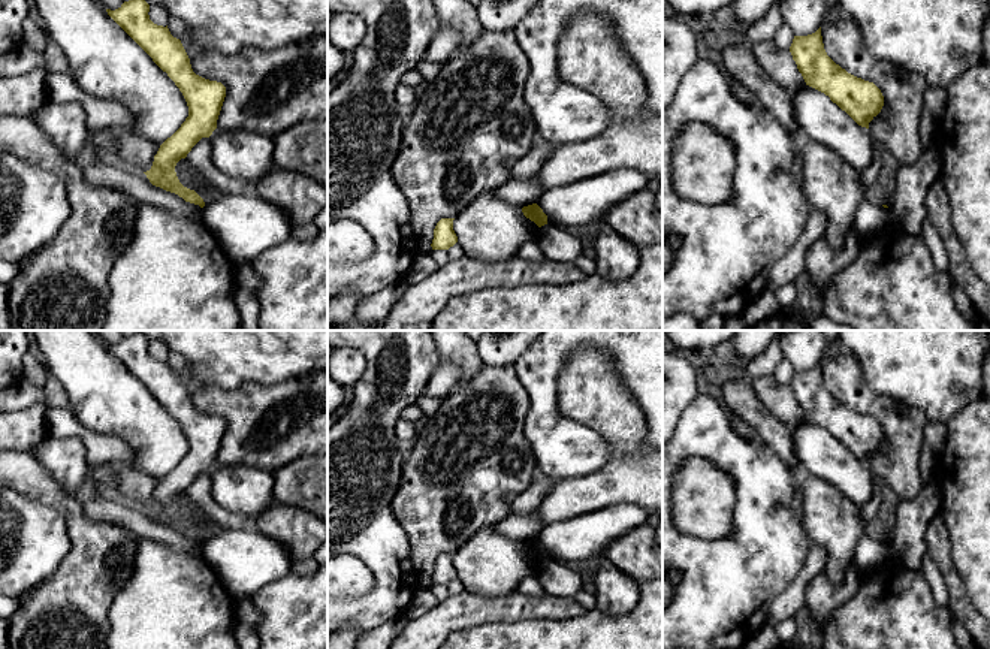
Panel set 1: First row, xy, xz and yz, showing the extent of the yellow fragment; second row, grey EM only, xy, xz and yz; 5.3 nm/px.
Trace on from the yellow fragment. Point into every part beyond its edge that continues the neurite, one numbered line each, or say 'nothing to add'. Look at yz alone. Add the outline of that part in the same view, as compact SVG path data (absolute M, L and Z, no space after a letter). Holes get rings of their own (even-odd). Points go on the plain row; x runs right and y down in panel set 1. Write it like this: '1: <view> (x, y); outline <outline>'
nothing to add

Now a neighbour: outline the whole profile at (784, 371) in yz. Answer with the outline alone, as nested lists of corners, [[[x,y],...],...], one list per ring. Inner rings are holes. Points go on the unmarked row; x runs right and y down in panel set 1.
[[[782,357],[781,362],[776,365],[772,375],[781,384],[790,384],[793,374],[794,374],[794,369],[793,369],[790,360],[787,357]]]

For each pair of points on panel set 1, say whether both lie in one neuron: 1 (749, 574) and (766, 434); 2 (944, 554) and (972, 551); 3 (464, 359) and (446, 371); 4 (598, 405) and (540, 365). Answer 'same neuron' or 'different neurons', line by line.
1: different neurons
2: different neurons
3: different neurons
4: different neurons

